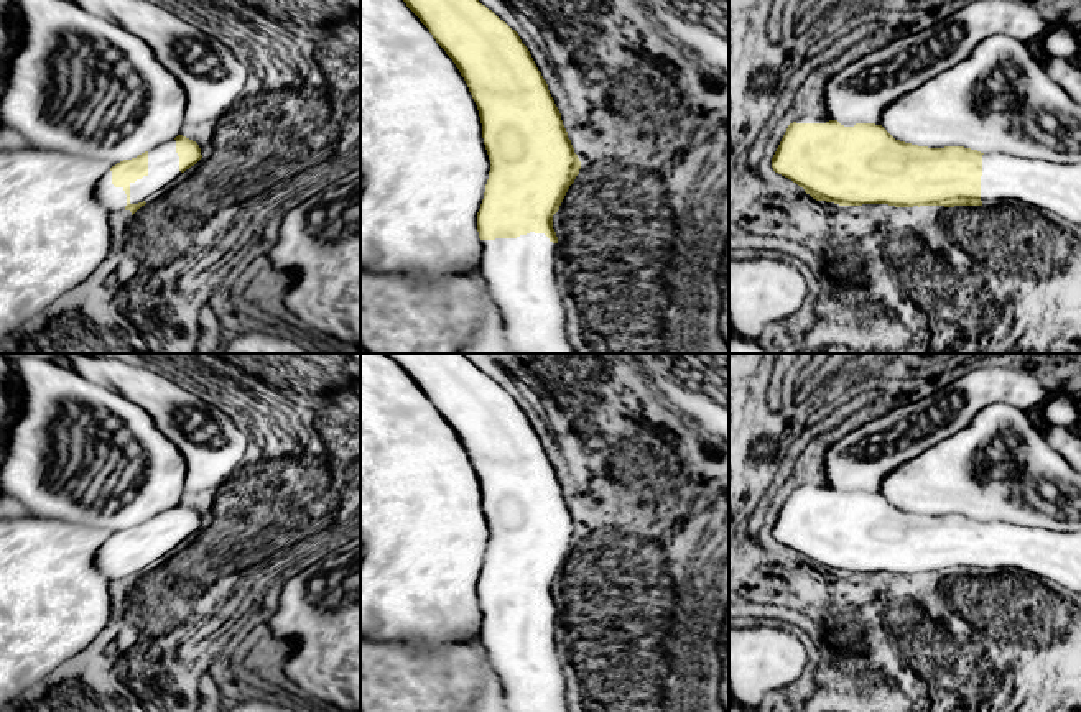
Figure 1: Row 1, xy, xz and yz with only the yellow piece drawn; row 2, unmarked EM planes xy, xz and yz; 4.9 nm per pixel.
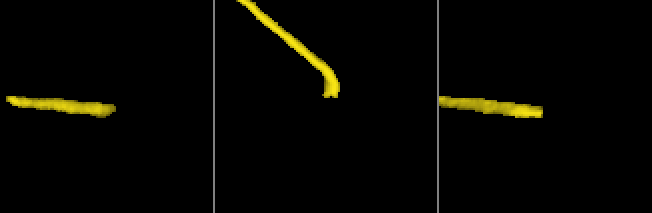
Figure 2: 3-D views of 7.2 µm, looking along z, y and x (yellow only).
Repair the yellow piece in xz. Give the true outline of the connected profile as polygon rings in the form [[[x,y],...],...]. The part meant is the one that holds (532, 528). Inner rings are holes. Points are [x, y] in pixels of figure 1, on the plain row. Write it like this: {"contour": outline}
{"contour": [[[387,354],[429,398],[452,428],[477,474],[490,528],[477,580],[477,631],[487,663],[503,686],[507,712],[569,712],[564,700],[564,658],[558,645],[553,584],[574,551],[581,529],[561,482],[518,401],[461,354]]]}

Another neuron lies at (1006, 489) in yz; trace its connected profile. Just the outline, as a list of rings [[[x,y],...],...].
[[[1005,464],[999,467],[989,467],[986,479],[966,483],[967,495],[976,498],[981,492],[992,493],[994,510],[1020,510],[1025,508],[1022,503],[1020,487],[1028,483],[1020,474],[1009,475],[1005,472]]]

